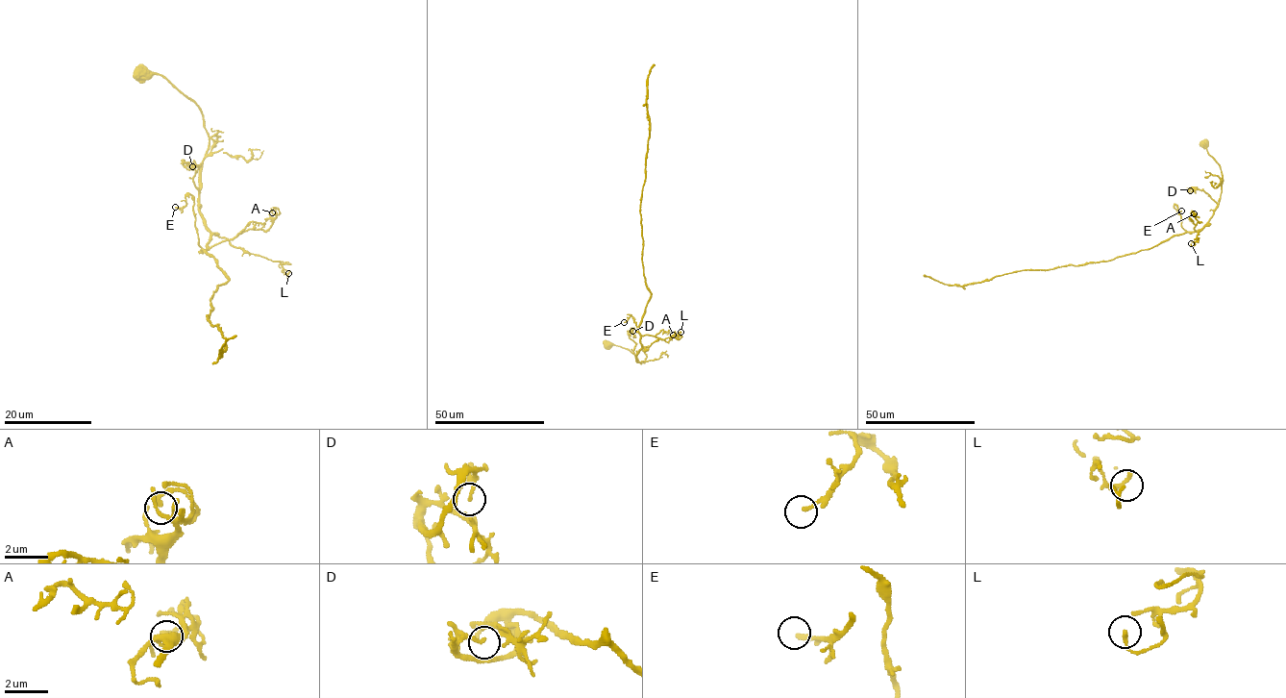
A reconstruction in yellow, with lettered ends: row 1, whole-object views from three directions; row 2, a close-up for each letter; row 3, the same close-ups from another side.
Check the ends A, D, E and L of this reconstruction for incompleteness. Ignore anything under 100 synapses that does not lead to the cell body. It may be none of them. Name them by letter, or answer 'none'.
none

